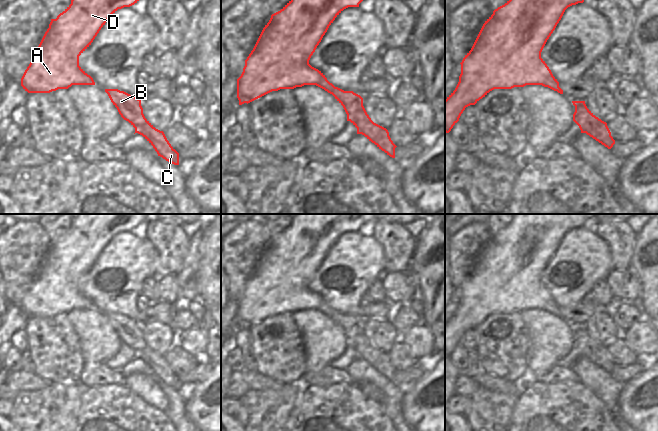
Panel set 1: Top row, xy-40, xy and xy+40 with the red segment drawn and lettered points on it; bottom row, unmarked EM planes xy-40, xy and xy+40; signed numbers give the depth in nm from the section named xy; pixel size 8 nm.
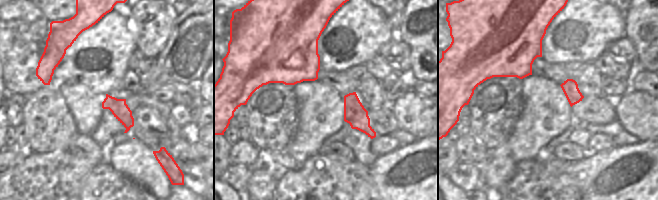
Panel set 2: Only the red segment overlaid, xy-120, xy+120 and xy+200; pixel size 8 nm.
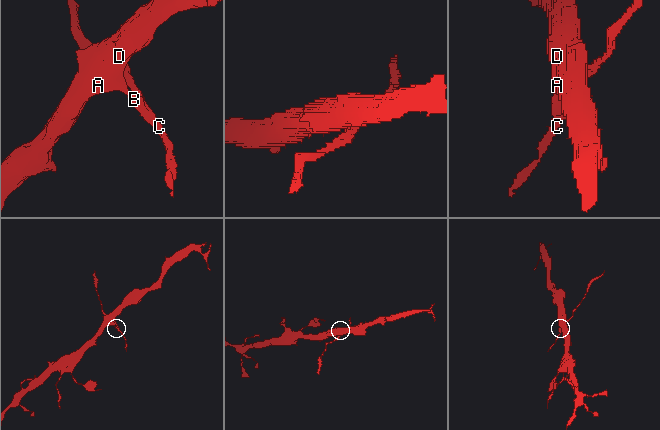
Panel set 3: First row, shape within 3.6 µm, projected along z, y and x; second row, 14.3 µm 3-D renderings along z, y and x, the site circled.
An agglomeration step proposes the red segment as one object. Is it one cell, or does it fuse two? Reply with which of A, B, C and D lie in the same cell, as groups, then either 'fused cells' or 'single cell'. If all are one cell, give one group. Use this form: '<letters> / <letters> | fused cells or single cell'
A D / B C | fused cells

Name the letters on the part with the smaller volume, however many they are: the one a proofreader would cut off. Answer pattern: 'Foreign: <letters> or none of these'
Foreign: B, C.

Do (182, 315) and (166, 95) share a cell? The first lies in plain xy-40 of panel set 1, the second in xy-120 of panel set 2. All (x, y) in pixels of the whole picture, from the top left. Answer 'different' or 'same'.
different

